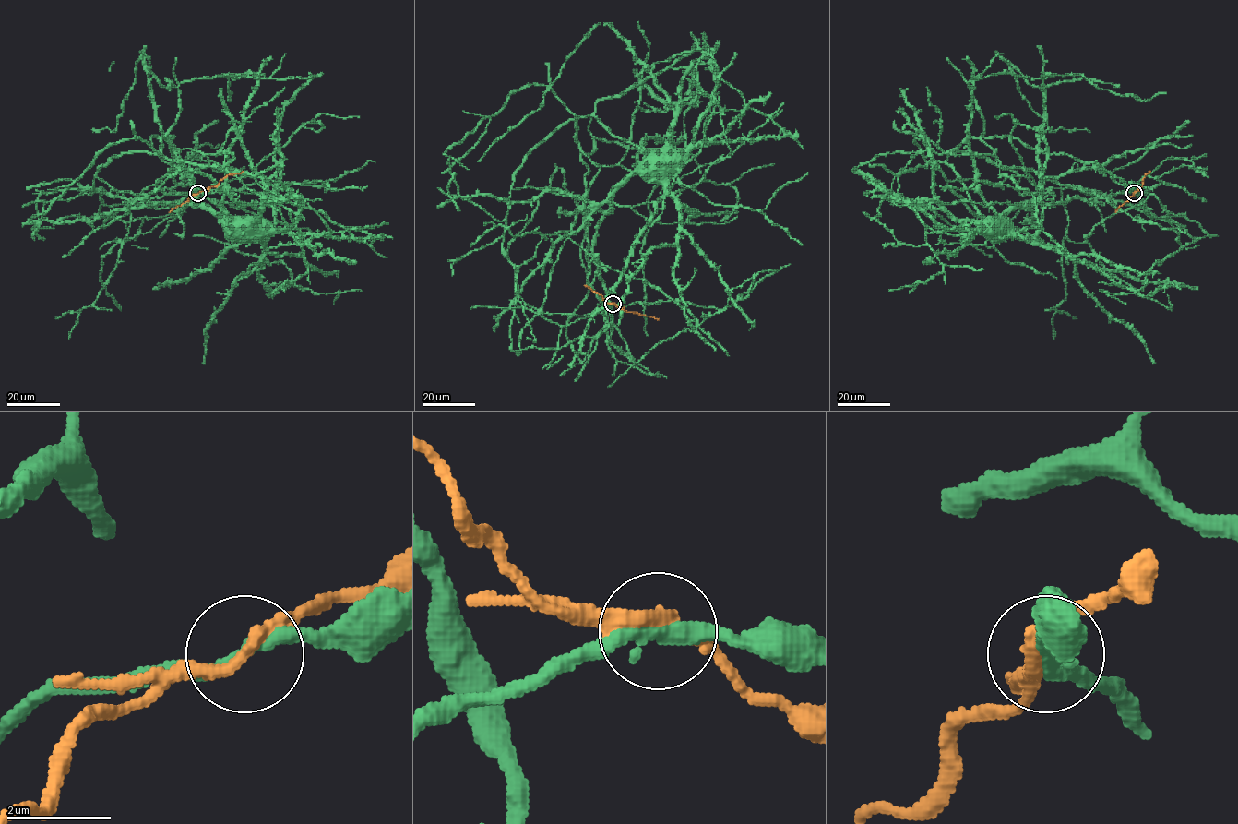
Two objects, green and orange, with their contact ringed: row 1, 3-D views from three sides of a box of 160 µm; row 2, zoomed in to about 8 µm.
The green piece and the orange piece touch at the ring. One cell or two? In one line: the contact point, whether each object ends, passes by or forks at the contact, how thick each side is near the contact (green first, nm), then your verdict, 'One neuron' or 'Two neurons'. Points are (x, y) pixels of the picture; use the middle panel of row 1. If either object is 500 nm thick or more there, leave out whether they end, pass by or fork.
Place: (613, 304). At the ring green passes by. At the ring orange passes by. Thickness 300 nm (green) against 260 nm. Two neurons

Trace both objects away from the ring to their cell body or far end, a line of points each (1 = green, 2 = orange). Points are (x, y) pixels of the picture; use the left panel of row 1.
1: (197, 193), (168, 207), (125, 205), (184, 167), (164, 138), (161, 153), (238, 219), (237, 228)
2: (197, 193), (216, 185), (228, 174), (243, 171)

